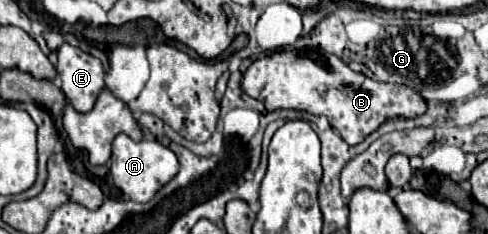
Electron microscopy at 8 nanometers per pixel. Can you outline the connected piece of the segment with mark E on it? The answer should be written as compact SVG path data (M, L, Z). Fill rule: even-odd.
M64 43L56 51L56 55L60 89L64 91L68 103L72 103L76 111L88 113L94 107L98 93L104 89L102 63L96 57L68 43Z

